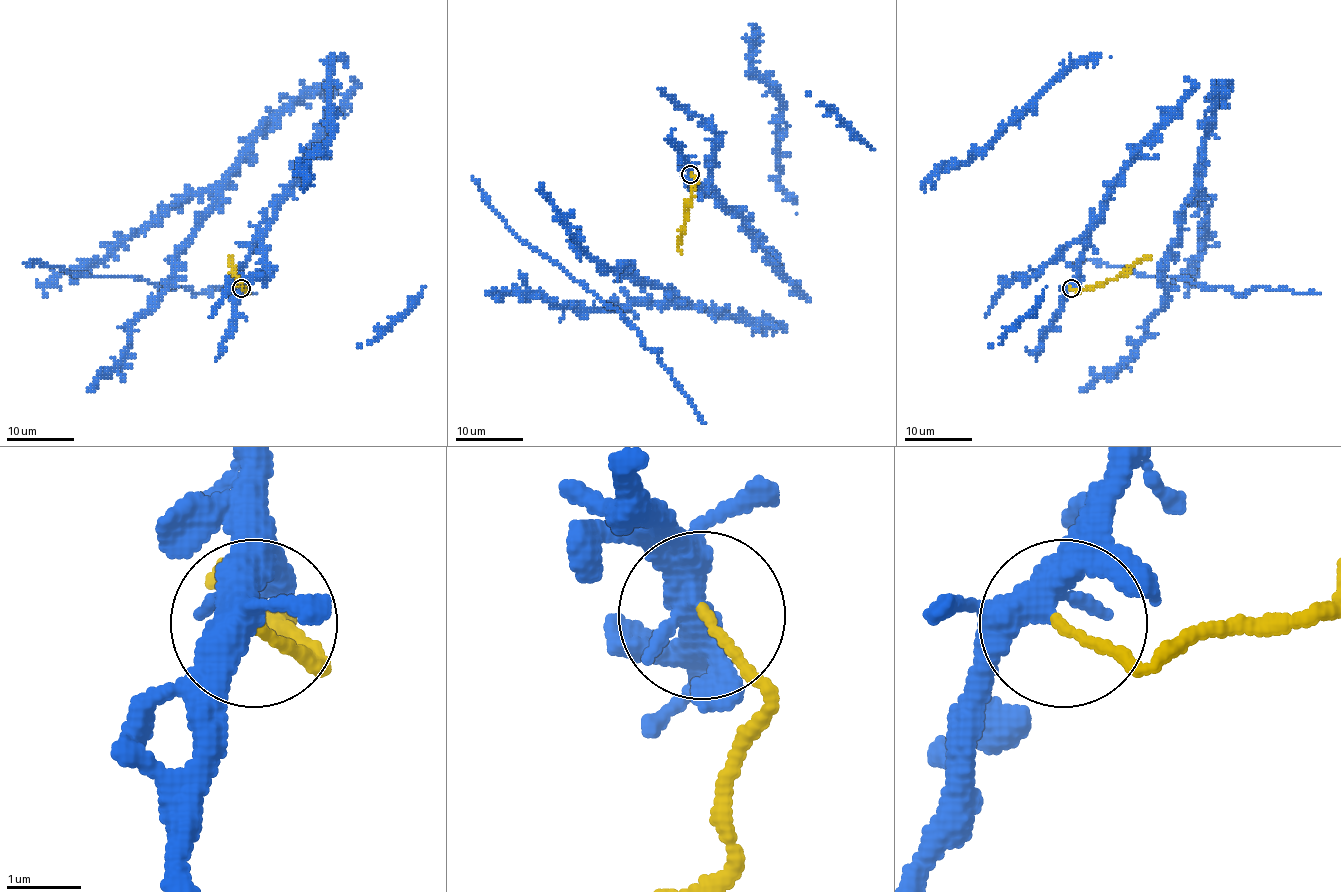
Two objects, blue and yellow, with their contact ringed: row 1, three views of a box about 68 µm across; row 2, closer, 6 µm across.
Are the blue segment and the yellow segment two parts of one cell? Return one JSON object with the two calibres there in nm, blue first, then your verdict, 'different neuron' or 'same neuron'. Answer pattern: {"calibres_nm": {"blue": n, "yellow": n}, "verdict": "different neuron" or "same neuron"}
{"calibres_nm": {"blue": 360, "yellow": 120}, "verdict": "different neuron"}

